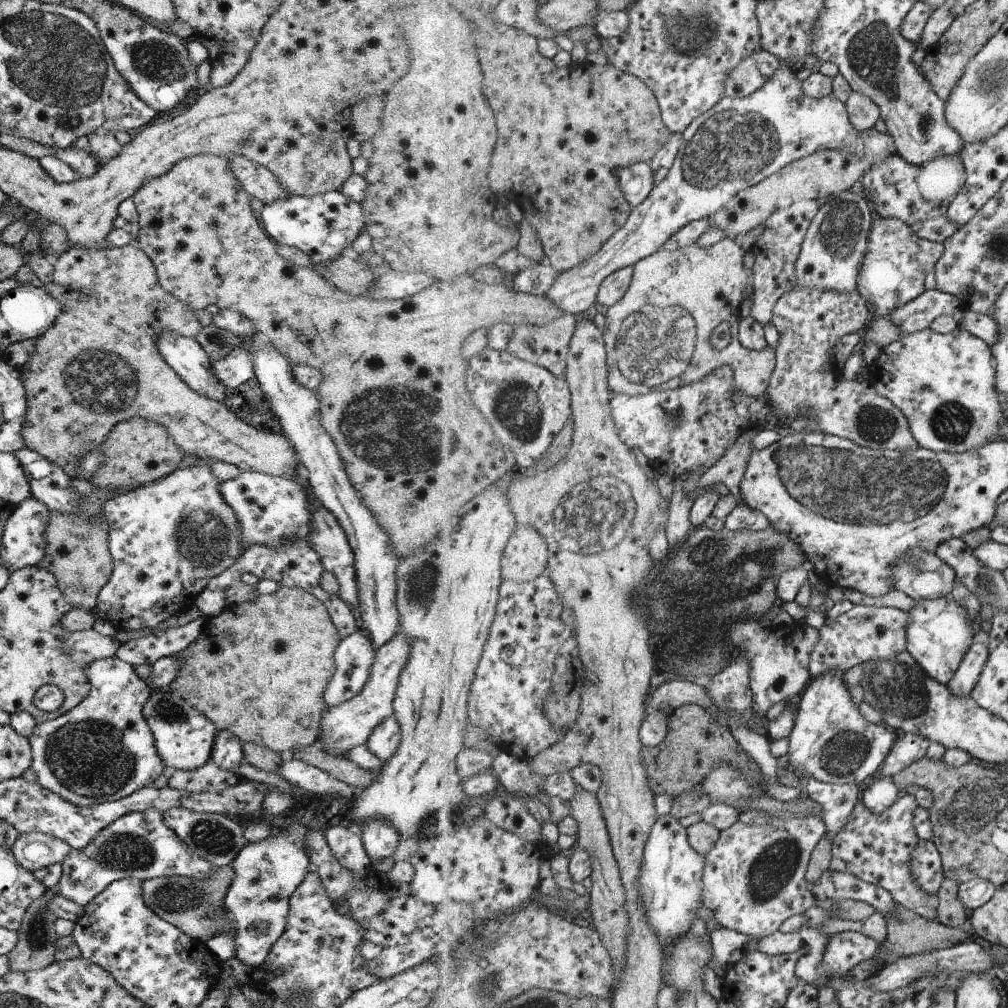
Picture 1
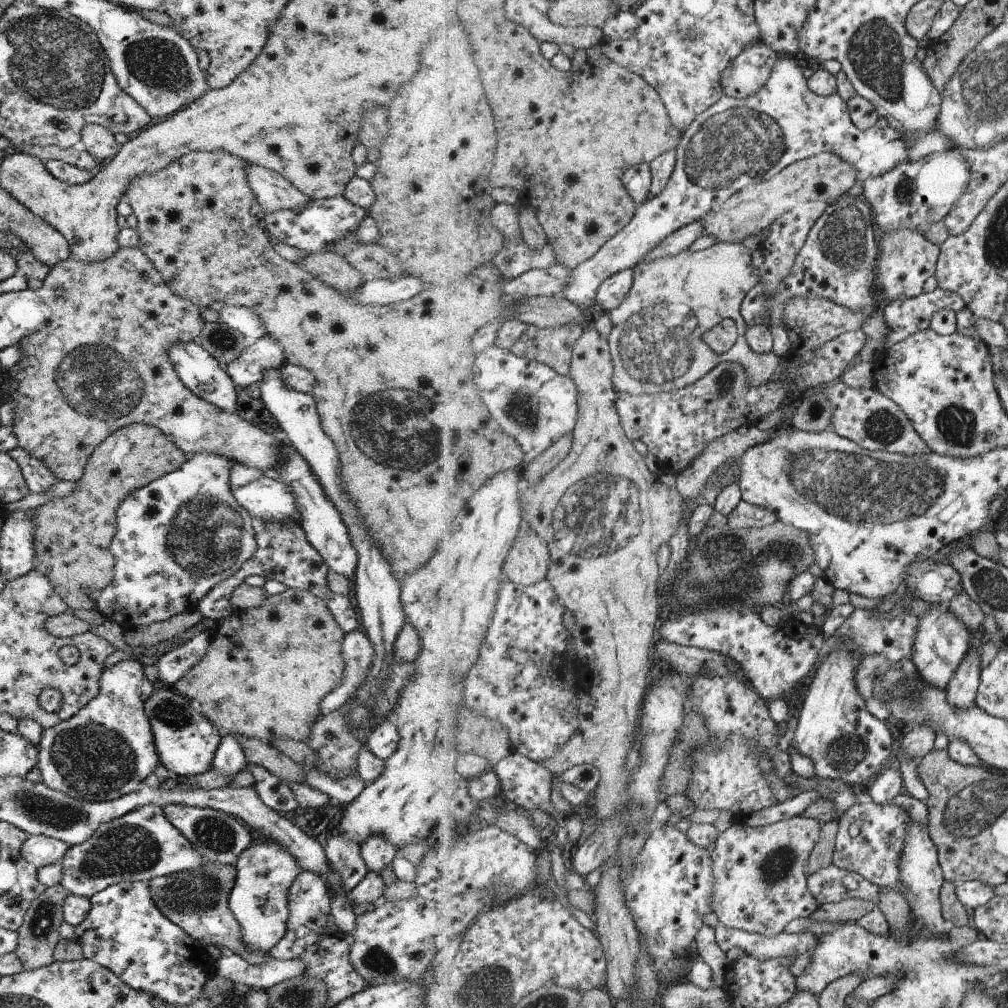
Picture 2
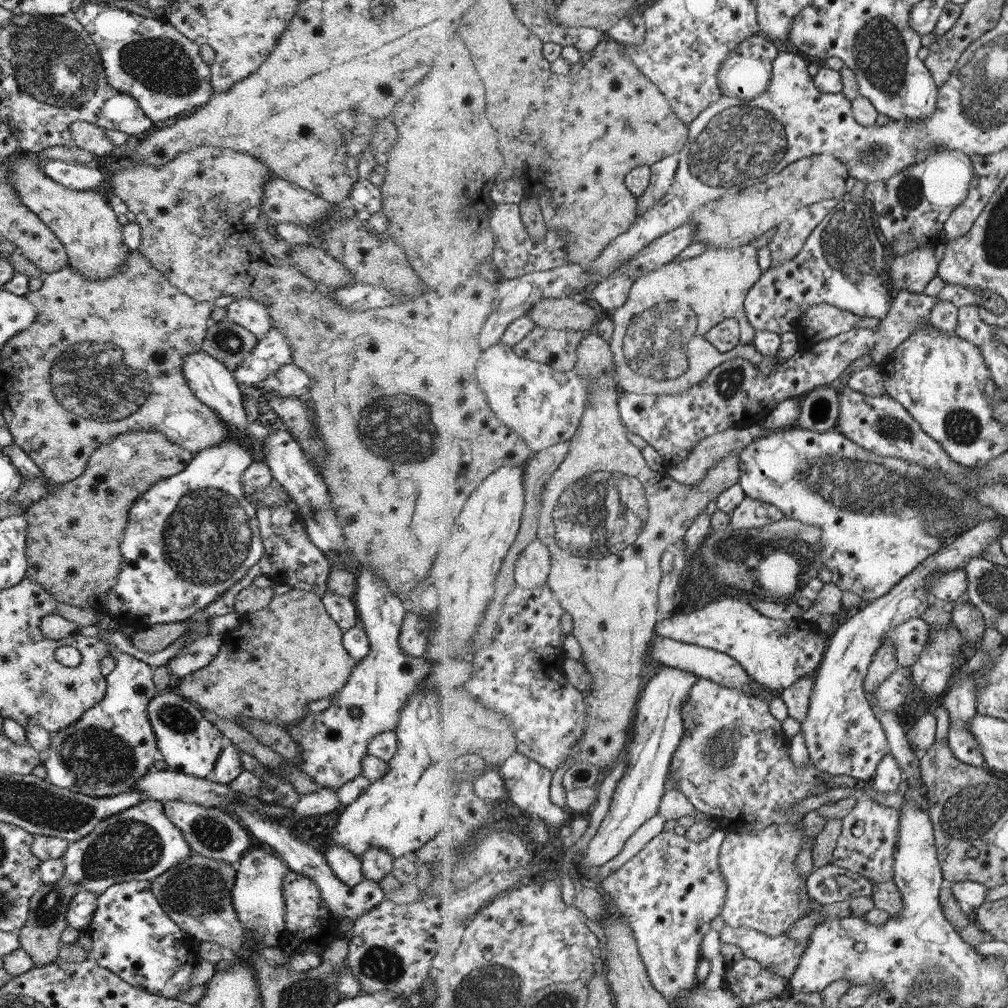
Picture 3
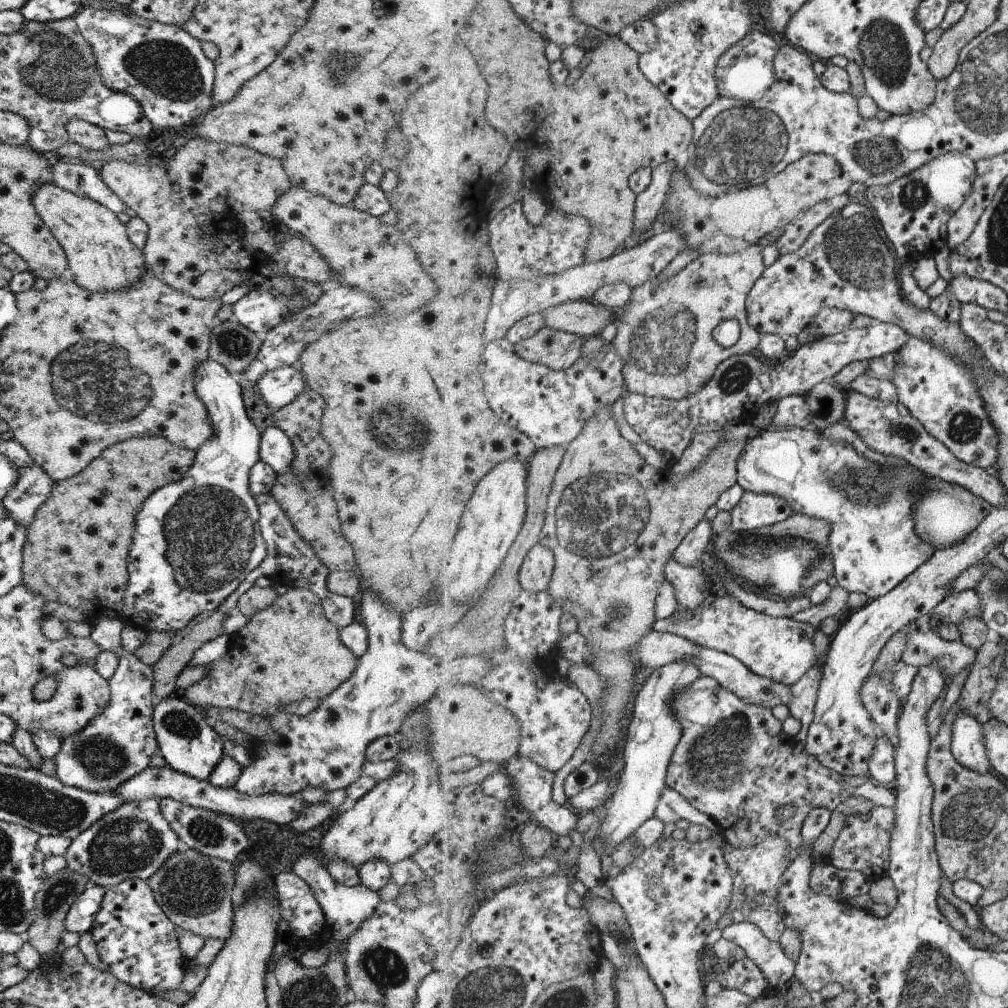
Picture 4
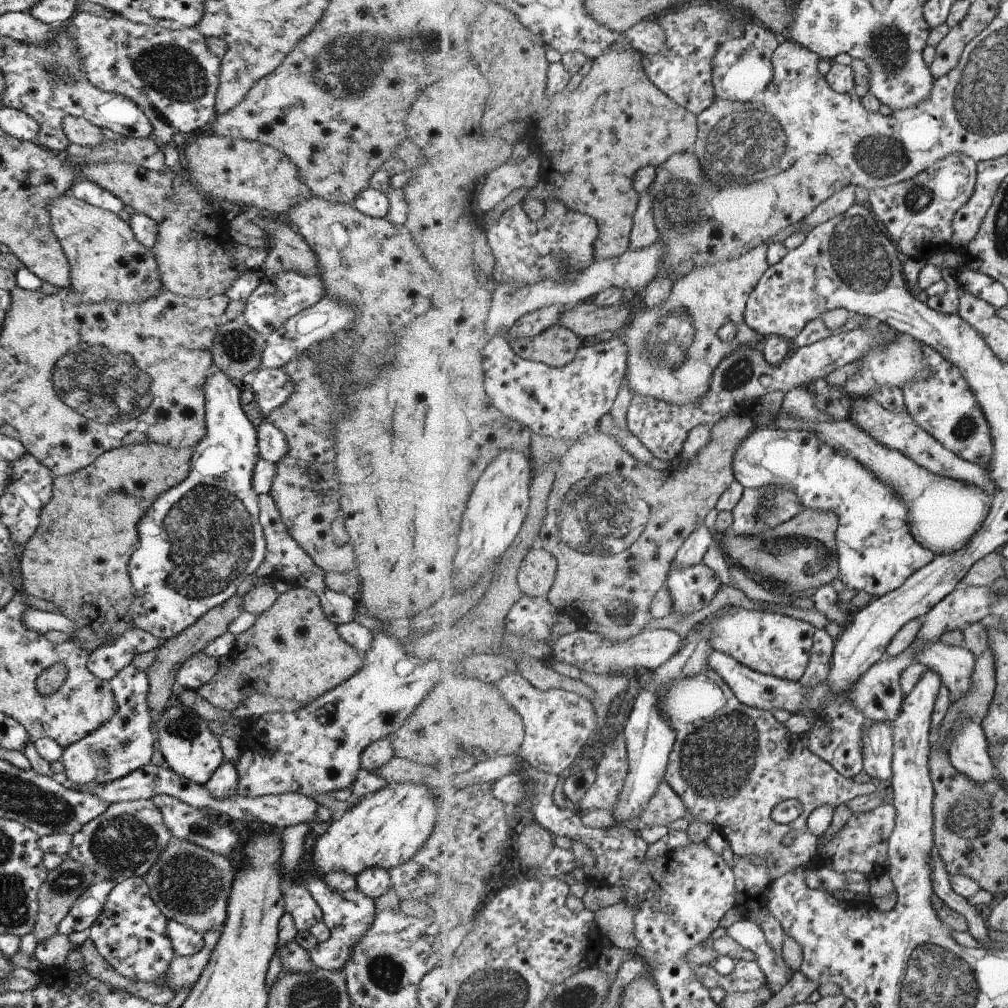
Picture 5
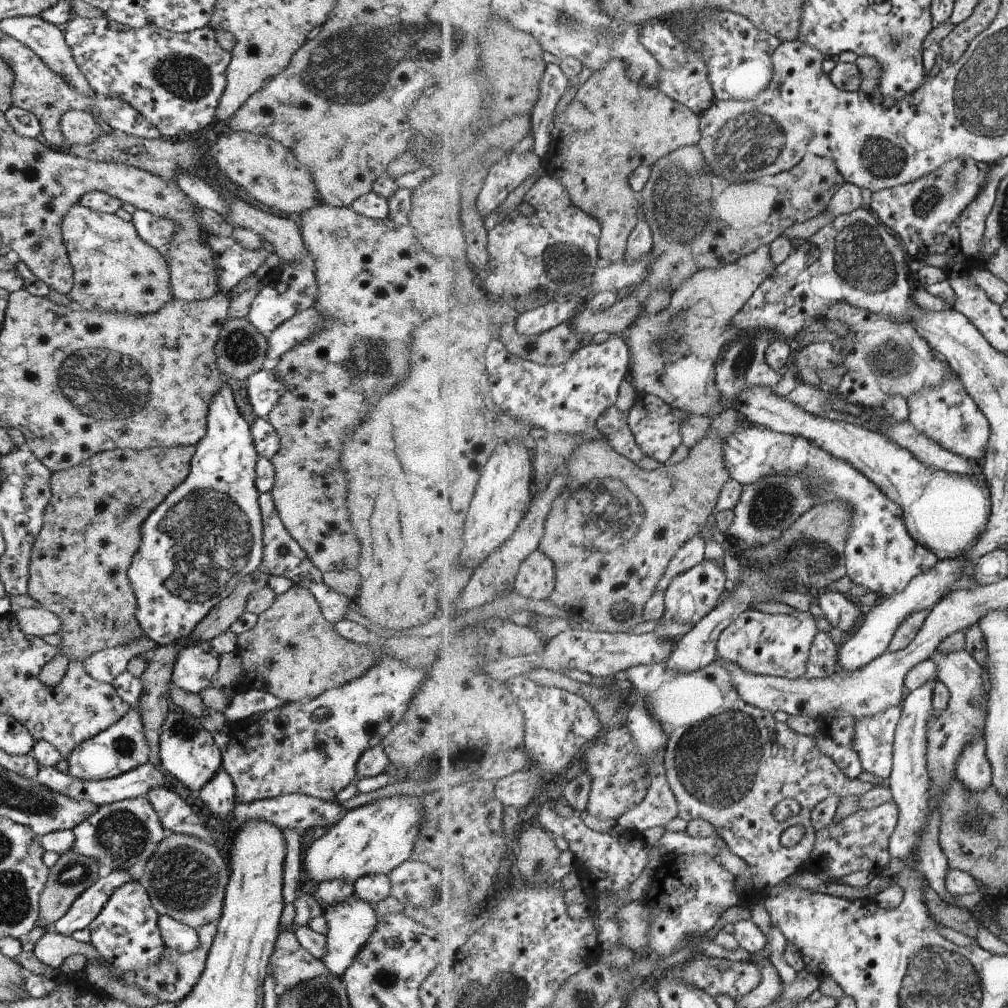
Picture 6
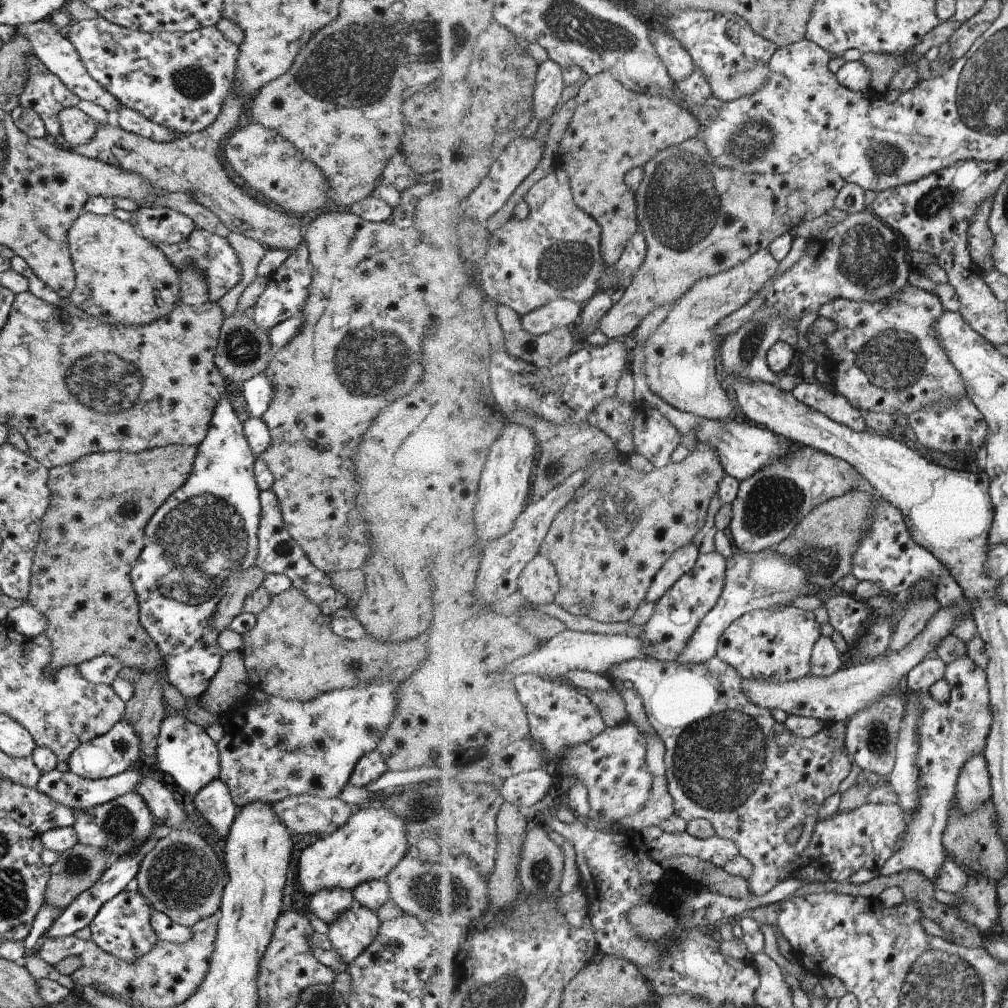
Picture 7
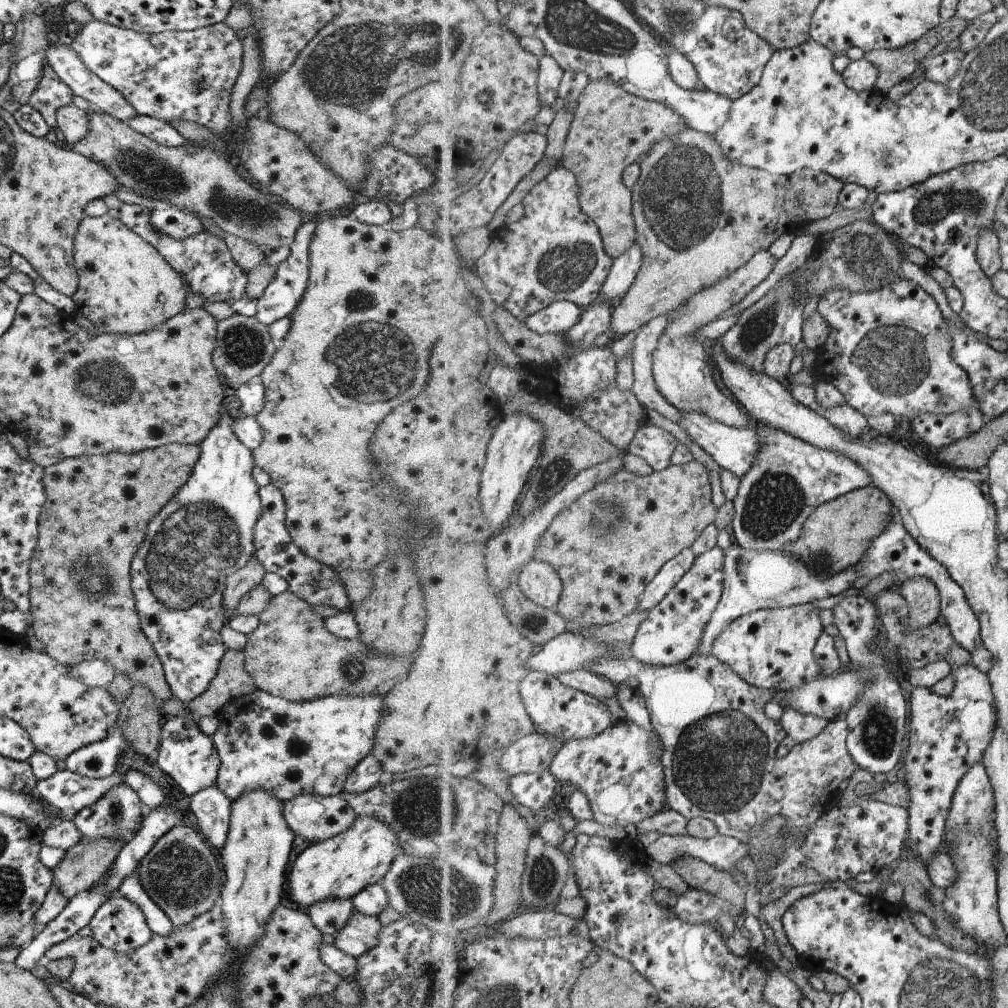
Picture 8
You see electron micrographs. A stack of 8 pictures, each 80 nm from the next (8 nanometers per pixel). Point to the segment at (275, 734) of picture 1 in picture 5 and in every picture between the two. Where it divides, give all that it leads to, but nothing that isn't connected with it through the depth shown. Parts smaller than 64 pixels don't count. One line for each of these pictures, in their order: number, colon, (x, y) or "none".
2: (265, 671)
3: (276, 660)
4: (288, 652)
5: (291, 651)

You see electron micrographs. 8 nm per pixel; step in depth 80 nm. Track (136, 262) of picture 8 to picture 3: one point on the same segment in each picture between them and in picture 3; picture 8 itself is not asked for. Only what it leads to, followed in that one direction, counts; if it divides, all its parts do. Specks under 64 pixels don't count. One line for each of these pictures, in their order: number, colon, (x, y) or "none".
3: (84, 223)
4: (100, 257)
5: (106, 263)
6: (113, 271)
7: (119, 277)

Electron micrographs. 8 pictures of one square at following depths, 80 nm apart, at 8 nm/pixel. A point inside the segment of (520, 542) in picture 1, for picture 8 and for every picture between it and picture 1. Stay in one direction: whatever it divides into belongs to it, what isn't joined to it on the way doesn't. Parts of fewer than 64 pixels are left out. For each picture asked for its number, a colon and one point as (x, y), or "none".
2: (529, 560)
3: (532, 570)
4: (537, 571)
5: (537, 574)
6: (537, 578)
7: (539, 582)
8: (539, 581)

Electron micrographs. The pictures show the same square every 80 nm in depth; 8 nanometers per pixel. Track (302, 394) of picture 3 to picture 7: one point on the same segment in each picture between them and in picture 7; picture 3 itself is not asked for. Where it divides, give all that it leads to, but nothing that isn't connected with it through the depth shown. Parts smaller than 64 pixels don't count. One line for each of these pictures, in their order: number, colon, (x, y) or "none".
4: (278, 387)
5: (270, 387)
6: (263, 388)
7: (256, 392)

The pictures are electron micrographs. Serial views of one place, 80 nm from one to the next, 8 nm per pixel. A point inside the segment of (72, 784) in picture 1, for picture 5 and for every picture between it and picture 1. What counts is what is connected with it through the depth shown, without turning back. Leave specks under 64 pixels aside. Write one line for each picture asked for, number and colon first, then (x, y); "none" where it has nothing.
2: (105, 750)
3: (102, 754)
4: (117, 743)
5: (124, 743)

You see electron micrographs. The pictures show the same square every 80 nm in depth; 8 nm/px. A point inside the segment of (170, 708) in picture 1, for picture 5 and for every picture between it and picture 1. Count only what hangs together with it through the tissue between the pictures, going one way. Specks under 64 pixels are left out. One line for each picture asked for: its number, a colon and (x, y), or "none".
2: (185, 741)
3: (189, 744)
4: (188, 744)
5: (188, 748)

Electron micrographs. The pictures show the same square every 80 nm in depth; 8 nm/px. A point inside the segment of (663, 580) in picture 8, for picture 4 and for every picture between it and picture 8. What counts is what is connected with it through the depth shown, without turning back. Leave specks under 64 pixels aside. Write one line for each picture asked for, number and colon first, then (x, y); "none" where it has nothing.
4: (698, 541)
5: (695, 547)
6: (691, 554)
7: (685, 559)

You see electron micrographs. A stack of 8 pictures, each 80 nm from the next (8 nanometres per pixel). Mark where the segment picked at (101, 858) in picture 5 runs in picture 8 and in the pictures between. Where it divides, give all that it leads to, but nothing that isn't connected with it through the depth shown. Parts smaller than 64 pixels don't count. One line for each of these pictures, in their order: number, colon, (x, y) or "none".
6: (122, 835)
7: (123, 825)
8: (118, 814)

